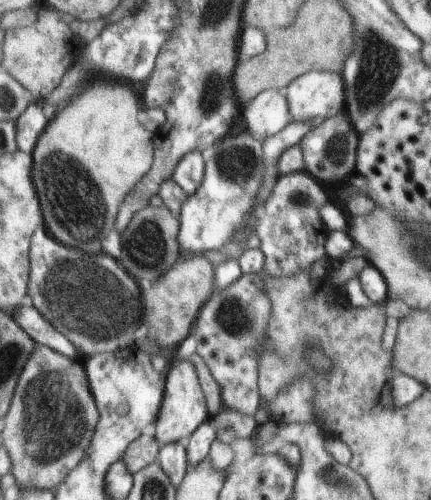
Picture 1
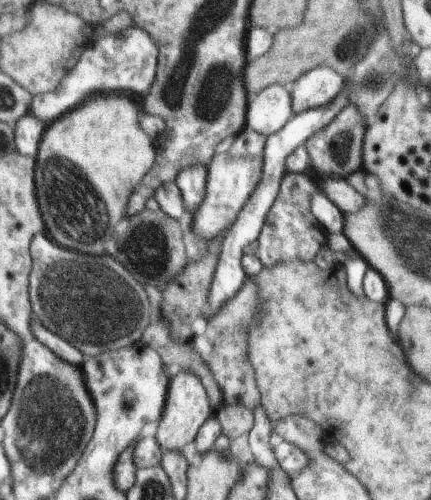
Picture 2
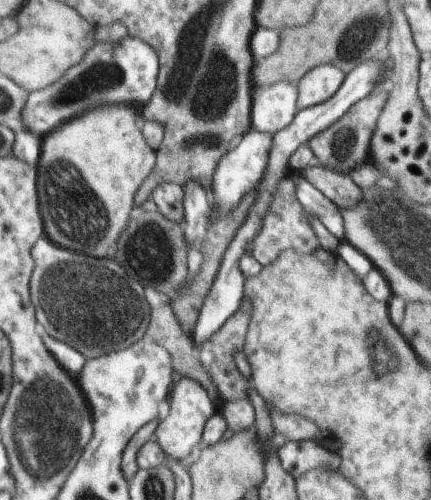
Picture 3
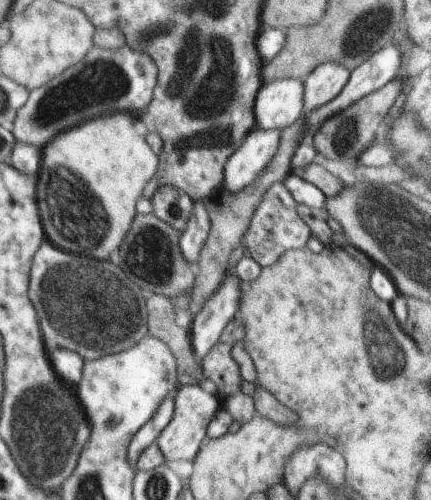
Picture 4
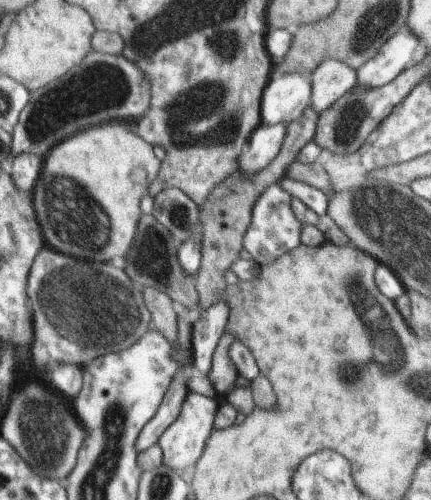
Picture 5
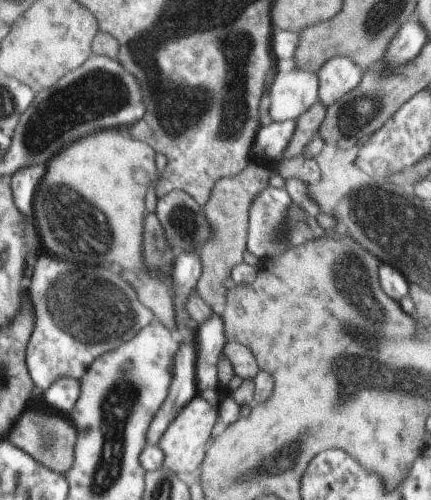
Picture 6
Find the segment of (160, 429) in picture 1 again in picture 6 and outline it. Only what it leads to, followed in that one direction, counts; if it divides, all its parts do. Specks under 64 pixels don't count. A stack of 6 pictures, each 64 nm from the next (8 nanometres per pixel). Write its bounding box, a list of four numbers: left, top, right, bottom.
[161,394,217,474]

